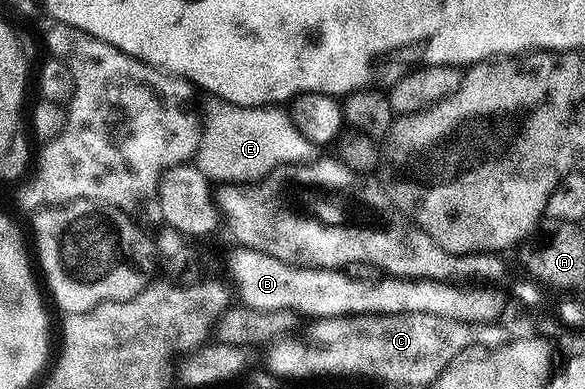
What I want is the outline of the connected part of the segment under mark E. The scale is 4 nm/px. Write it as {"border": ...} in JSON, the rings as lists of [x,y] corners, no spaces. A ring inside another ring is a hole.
{"border":[[[216,97],[209,101],[206,111],[200,114],[198,153],[192,162],[211,183],[255,182],[270,175],[277,166],[315,157],[316,147],[300,136],[285,109],[277,105],[241,106]]]}

